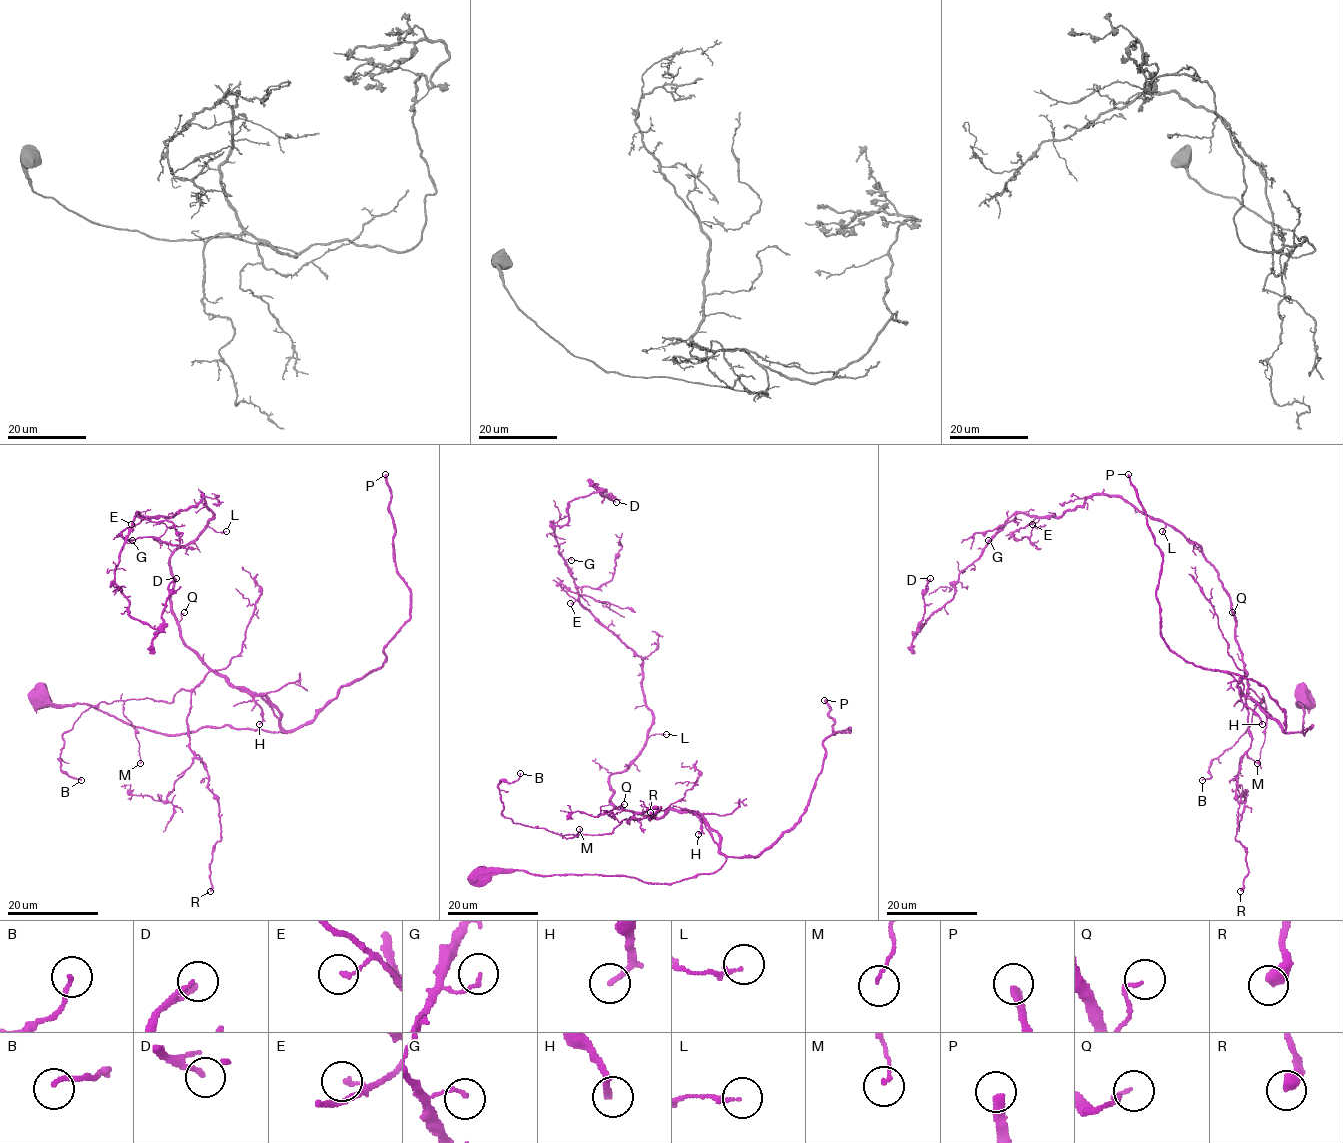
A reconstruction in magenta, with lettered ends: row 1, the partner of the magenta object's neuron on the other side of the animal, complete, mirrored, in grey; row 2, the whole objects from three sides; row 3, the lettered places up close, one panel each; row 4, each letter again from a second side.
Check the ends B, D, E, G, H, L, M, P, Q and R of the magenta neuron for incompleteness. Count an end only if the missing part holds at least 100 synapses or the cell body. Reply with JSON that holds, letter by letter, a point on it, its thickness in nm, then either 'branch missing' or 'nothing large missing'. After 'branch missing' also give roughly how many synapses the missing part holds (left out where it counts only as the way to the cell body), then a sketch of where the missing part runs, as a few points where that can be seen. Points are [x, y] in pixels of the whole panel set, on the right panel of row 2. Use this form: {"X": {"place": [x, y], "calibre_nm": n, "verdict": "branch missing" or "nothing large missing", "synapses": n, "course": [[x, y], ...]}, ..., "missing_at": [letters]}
{"B": {"place": [1202, 780], "calibre_nm": 150, "verdict": "nothing large missing"}, "D": {"place": [930, 578], "calibre_nm": 180, "verdict": "nothing large missing"}, "E": {"place": [1032, 524], "calibre_nm": 140, "verdict": "nothing large missing"}, "G": {"place": [988, 540], "calibre_nm": 130, "verdict": "nothing large missing"}, "H": {"place": [1262, 724], "calibre_nm": 200, "verdict": "nothing large missing"}, "L": {"place": [1162, 531], "calibre_nm": 120, "verdict": "nothing large missing"}, "M": {"place": [1257, 763], "calibre_nm": 100, "verdict": "nothing large missing"}, "P": {"place": [1128, 474], "calibre_nm": 340, "verdict": "branch missing", "synapses": 350}, "Q": {"place": [1232, 612], "calibre_nm": 110, "verdict": "nothing large missing"}, "R": {"place": [1240, 891], "calibre_nm": 480, "verdict": "nothing large missing"}, "missing_at": ["P"]}

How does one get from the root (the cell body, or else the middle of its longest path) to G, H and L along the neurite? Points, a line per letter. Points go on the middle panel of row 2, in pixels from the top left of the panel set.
G: (478, 878), (673, 883), (726, 860), (697, 814), (610, 801), (653, 715), (642, 659), (582, 604), (571, 560)
H: (478, 878), (516, 869), (673, 883), (715, 872), (725, 862), (694, 812), (698, 834)
L: (478, 878), (715, 872), (726, 856), (697, 814), (610, 801), (610, 776), (666, 734)

